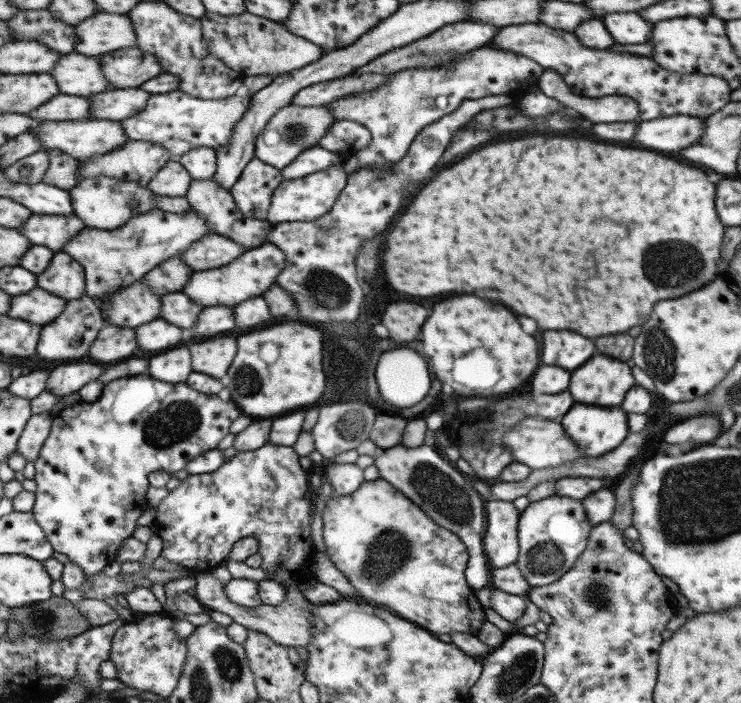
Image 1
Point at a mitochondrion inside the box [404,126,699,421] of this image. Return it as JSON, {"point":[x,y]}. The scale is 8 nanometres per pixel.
{"point":[660,352]}

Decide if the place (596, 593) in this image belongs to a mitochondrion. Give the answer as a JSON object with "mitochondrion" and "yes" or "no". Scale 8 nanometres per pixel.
{"mitochondrion":"yes"}

